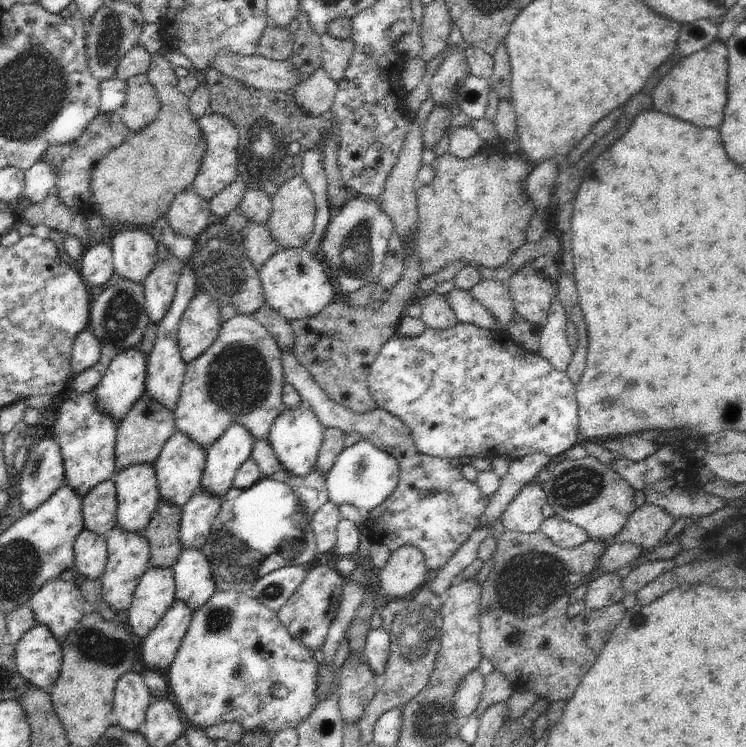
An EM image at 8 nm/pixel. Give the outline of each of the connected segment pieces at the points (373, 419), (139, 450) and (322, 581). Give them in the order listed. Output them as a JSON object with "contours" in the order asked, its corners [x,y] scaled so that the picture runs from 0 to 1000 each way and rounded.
{"contours":[[[[385,467],[378,470],[378,493],[382,511],[399,523],[405,539],[413,541],[413,546],[424,554],[424,560],[426,560],[426,565],[429,565],[434,577],[440,573],[449,573],[462,580],[480,578],[485,588],[495,589],[500,596],[505,596],[509,602],[515,602],[515,605],[520,605],[534,614],[538,631],[531,656],[528,656],[525,664],[520,665],[520,669],[508,675],[507,680],[501,680],[499,685],[489,688],[492,692],[491,710],[499,724],[517,728],[524,739],[540,731],[558,731],[570,743],[570,755],[578,770],[592,762],[642,704],[641,695],[649,688],[649,683],[657,672],[657,667],[643,659],[638,644],[631,645],[622,640],[618,632],[621,622],[617,616],[614,613],[590,613],[560,605],[548,570],[538,560],[523,554],[513,546],[505,544],[496,552],[483,553],[442,535],[440,527],[421,509],[421,503],[398,483],[394,470],[386,471]]],[[[193,526],[190,533],[180,539],[177,549],[169,554],[169,560],[160,565],[155,581],[155,602],[153,602],[153,613],[155,613],[153,635],[172,627],[172,624],[182,624],[182,621],[201,621],[204,624],[217,598],[235,577],[233,553]]],[[[433,756],[414,760],[412,768],[408,779],[402,782],[402,786],[391,795],[383,809],[375,814],[371,825],[391,854],[397,854],[409,867],[413,867],[413,871],[422,874],[434,865],[442,838],[450,829],[465,774],[453,763]]]]}

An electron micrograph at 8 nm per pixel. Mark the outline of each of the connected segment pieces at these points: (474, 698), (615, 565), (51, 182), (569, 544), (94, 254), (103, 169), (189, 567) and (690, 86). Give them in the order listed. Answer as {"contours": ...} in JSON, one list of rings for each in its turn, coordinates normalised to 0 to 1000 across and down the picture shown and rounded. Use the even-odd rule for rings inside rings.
{"contours":[[[[641,896],[633,897],[626,905],[622,905],[606,937],[606,953],[611,960],[621,960],[625,964],[641,949],[649,918],[650,906]]],[[[826,727],[815,730],[812,739],[804,747],[796,770],[815,770],[840,760],[859,743],[862,735],[854,728]]],[[[59,214],[48,216],[48,220],[34,230],[34,249],[28,262],[38,266],[42,273],[56,270],[67,257],[74,256],[76,237],[78,230],[68,220]]],[[[749,688],[728,696],[725,711],[751,734],[769,734],[790,722],[788,714],[773,701],[756,696]]],[[[146,323],[119,328],[103,357],[109,371],[125,390],[131,390],[153,367],[150,333]]],[[[210,70],[204,74],[197,103],[216,134],[209,161],[185,179],[176,179],[125,225],[121,254],[129,262],[129,277],[134,282],[137,297],[147,308],[172,303],[169,297],[194,307],[209,300],[223,289],[236,262],[256,249],[271,220],[276,191],[268,177],[268,166],[255,153],[253,130],[244,126],[239,111],[233,110],[239,104],[231,94],[233,91],[220,72]],[[150,297],[161,300],[155,300],[154,305]]],[[[263,734],[244,736],[232,764],[236,803],[252,809],[257,819],[271,814],[290,793],[282,752],[271,736]]],[[[960,51],[949,64],[932,70],[922,78],[912,79],[906,88],[887,104],[877,118],[877,145],[922,161],[928,166],[936,166],[941,171],[962,171],[971,161],[971,142],[975,134],[975,94],[976,94],[976,63]]]]}

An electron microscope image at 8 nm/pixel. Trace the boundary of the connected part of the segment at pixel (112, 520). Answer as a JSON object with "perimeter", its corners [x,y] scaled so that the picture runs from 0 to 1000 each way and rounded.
{"perimeter":[[[150,640],[135,645],[110,669],[113,708],[138,716],[155,704],[157,649]]]}

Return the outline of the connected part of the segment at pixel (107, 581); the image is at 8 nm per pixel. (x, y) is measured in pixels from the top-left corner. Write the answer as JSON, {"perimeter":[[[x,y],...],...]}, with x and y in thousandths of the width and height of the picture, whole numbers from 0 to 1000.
{"perimeter":[[[153,707],[150,718],[143,720],[143,740],[141,762],[133,774],[137,780],[137,798],[139,806],[155,822],[165,826],[188,775],[201,760],[201,730],[190,714],[177,715],[177,712],[166,712],[164,707]]]}

